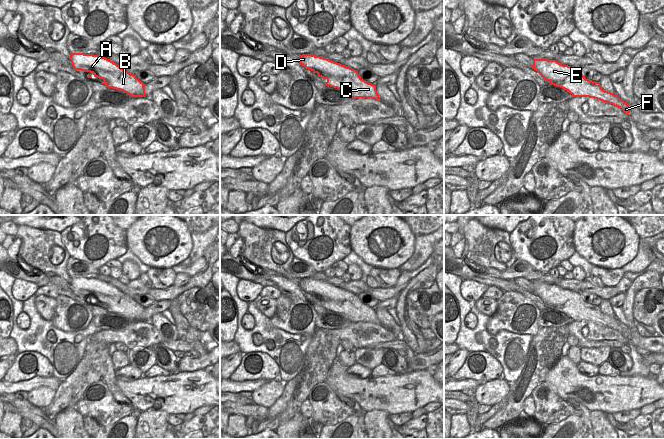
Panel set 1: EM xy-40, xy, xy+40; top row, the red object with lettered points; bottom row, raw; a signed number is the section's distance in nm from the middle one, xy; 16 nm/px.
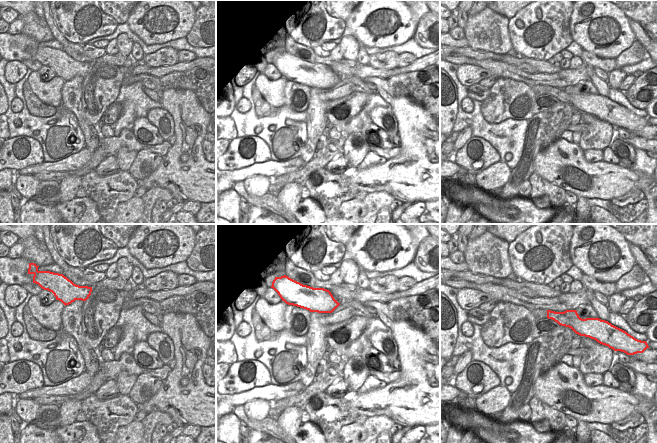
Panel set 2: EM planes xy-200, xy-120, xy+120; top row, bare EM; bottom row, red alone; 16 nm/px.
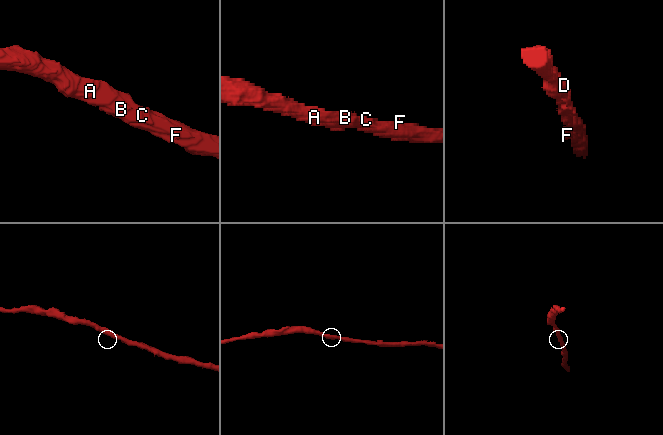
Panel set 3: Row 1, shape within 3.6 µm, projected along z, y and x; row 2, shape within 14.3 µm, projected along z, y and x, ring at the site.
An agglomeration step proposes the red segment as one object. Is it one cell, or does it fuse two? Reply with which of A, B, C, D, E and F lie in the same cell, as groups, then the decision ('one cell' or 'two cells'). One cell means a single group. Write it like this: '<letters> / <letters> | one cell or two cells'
A B C D E F | one cell

